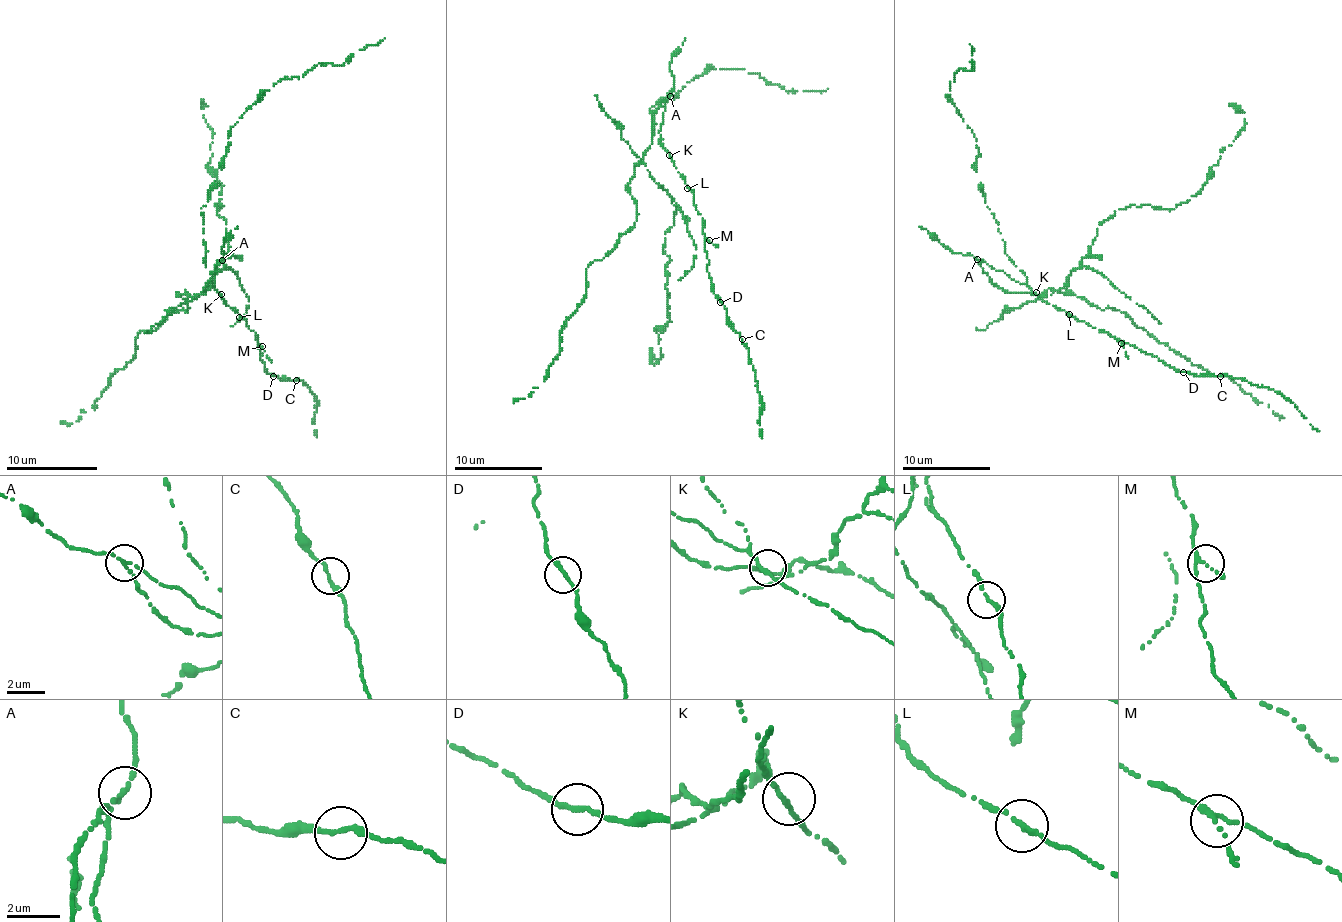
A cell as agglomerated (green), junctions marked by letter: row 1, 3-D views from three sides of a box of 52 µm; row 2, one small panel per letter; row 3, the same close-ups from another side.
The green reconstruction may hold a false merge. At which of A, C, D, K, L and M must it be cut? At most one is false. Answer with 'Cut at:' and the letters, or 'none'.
Cut at: A

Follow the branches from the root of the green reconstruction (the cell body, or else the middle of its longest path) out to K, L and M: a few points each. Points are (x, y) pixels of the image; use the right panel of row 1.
K: (983, 262), (1036, 292)
L: (983, 262), (1025, 284), (1040, 299), (1069, 314)
M: (983, 262), (1025, 284), (1040, 299), (1093, 328), (1108, 332), (1121, 343)

